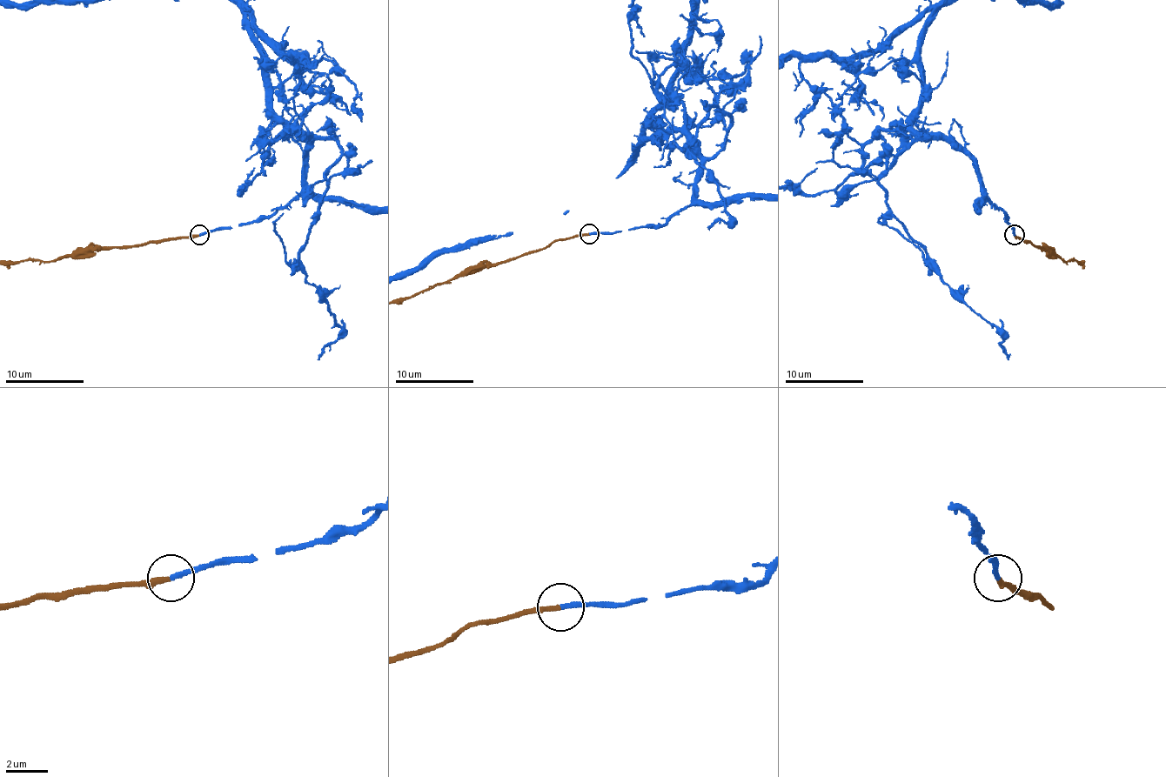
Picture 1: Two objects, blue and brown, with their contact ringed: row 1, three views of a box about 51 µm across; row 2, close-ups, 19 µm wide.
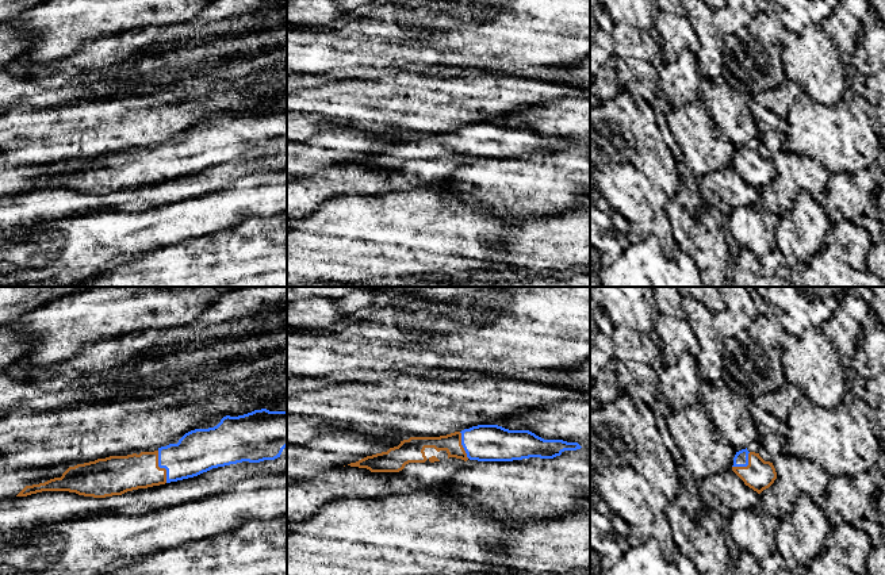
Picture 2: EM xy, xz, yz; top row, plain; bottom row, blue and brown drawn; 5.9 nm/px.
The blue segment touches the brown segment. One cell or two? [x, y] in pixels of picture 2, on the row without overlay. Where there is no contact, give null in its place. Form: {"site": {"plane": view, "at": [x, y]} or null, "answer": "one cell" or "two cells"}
{"site": {"plane": "xy", "at": [161, 164]}, "answer": "one cell"}

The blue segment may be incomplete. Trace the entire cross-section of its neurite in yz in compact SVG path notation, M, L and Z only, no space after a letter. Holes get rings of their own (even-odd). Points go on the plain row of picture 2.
M747 145L736 149L732 168L758 191L769 185L777 176L773 160L765 158L759 150L748 149Z

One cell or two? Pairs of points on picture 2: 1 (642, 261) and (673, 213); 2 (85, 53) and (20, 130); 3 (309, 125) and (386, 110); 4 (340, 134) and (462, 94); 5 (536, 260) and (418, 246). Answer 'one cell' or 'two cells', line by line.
1: two cells
2: two cells
3: one cell
4: two cells
5: two cells

